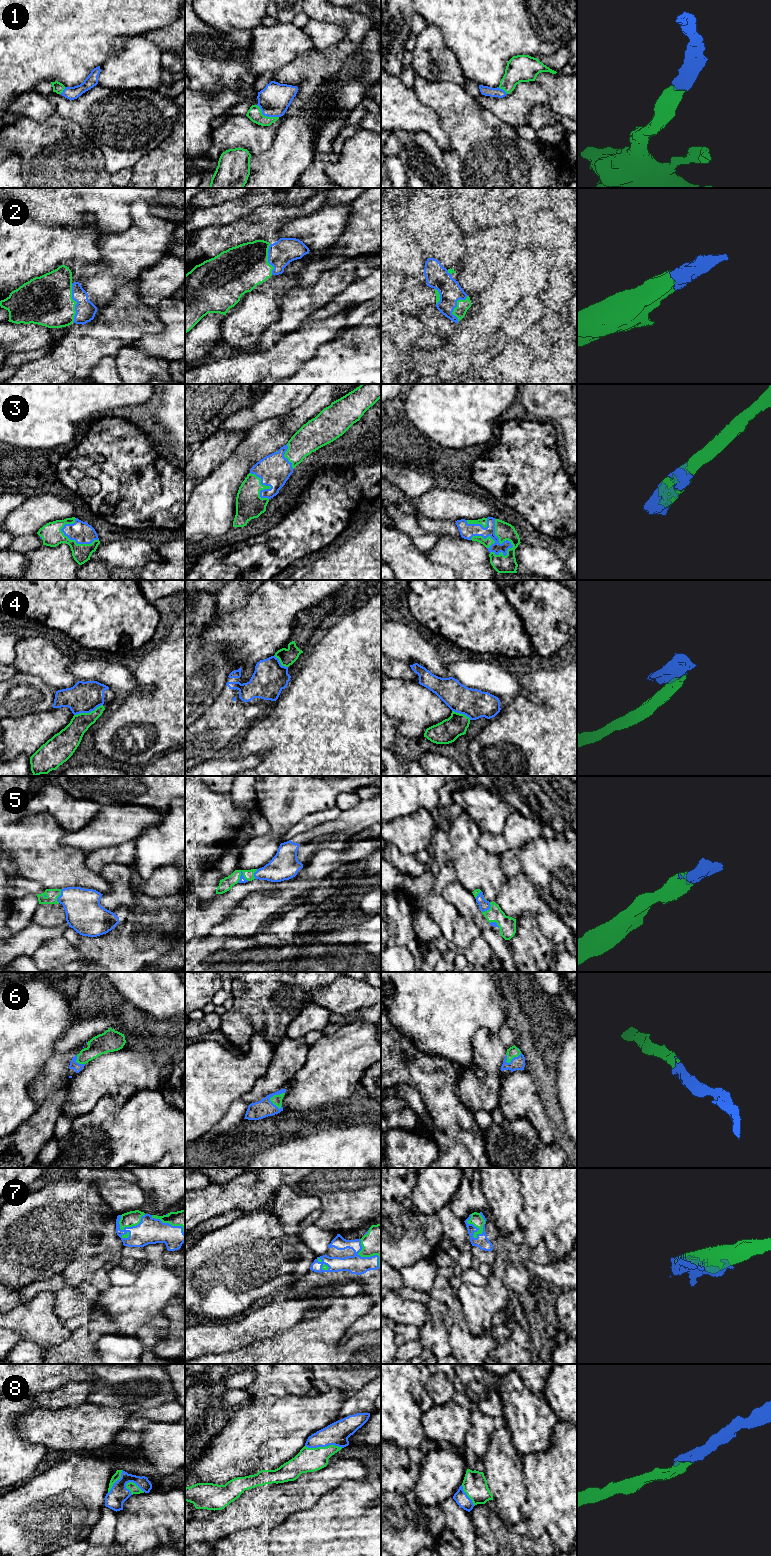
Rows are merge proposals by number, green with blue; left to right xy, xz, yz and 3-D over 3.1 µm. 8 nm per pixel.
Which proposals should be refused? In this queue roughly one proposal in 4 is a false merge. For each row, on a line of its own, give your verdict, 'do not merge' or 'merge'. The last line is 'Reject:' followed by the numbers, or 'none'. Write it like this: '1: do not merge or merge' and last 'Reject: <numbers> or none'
1: merge
2: merge
3: merge
4: do not merge
5: merge
6: merge
7: merge
8: merge
Reject: 4

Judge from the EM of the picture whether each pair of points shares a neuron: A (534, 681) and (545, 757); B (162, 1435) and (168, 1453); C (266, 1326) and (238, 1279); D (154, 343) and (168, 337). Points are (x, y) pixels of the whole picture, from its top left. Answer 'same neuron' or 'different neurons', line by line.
A: same neuron
B: same neuron
C: different neurons
D: same neuron

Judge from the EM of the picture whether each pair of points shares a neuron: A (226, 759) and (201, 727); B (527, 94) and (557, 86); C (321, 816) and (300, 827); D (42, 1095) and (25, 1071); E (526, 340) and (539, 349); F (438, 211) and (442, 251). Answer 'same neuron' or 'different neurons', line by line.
A: different neurons
B: different neurons
C: same neuron
D: different neurons
E: same neuron
F: same neuron

